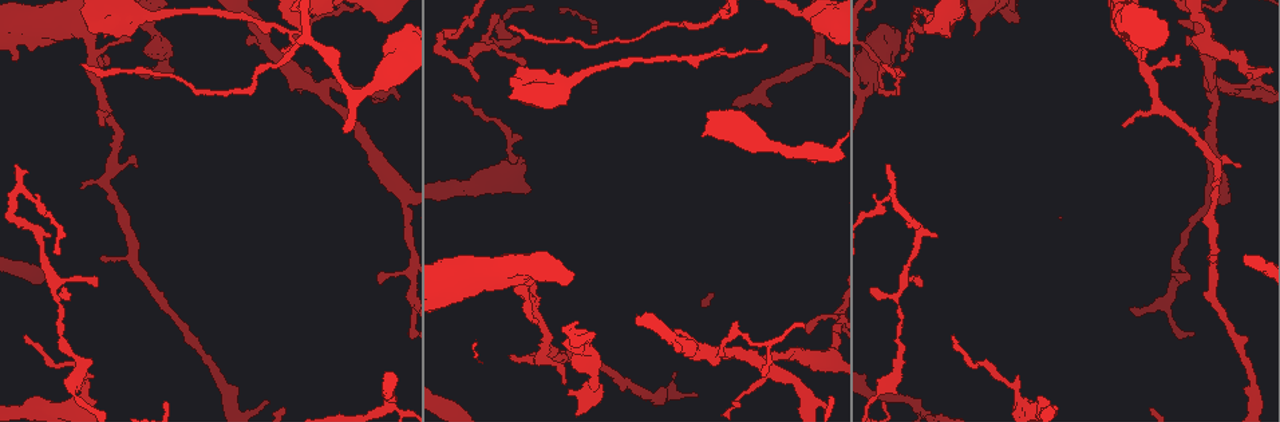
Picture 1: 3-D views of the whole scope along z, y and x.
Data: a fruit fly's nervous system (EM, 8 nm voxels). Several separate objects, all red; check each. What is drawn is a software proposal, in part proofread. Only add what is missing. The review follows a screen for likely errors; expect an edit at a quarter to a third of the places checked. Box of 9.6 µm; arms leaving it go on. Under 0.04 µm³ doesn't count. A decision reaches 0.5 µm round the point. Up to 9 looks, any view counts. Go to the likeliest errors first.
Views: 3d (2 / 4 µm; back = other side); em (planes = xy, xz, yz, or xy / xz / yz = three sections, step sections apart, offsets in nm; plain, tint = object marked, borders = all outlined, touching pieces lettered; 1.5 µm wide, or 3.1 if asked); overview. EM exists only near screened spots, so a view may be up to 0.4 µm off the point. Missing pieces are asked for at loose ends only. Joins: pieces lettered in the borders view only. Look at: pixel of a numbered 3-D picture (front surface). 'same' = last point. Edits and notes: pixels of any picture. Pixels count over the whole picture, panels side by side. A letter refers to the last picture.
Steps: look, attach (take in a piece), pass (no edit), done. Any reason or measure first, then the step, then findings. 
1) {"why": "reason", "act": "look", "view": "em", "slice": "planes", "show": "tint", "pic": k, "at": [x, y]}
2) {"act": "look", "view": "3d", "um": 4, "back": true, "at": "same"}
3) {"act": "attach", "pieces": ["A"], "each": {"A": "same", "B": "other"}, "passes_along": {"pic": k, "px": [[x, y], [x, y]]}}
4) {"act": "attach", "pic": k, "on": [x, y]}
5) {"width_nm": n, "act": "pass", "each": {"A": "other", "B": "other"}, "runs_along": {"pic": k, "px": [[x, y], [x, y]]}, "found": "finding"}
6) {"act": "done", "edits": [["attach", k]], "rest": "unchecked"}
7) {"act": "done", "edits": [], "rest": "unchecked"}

{"act": "look", "view": "em", "slice": "planes", "show": "borders", "pic": 1, "at": [267, 404]}

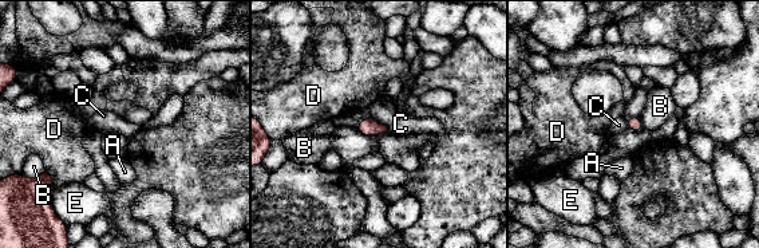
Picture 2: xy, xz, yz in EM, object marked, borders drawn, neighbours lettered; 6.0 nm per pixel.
{"act": "pass", "each": {"A": "other", "B": "other", "C": "other", "D": "other", "E": "other"}, "border": {"pic": 2, "px": [[370, 117], [366, 117], [355, 126]]}, "found": "none of them fits"}

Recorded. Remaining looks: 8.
{"why": "thin end", "act": "look", "view": "3d", "um": 4, "pic": 1, "at": [445, 31]}

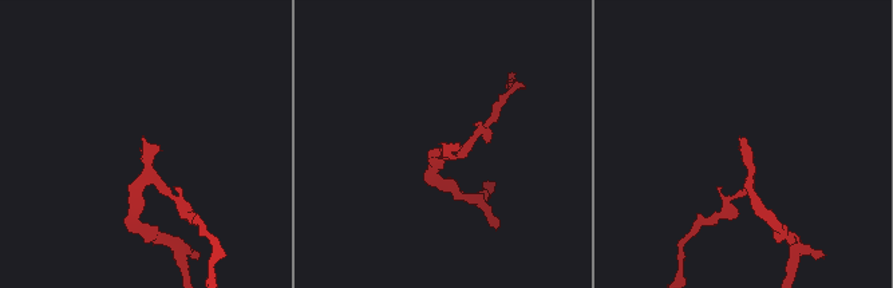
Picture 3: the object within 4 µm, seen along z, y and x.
{"act": "look", "view": "em", "slice": "xz", "step": 4, "show": "borders", "pic": 3, "at": [143, 136]}

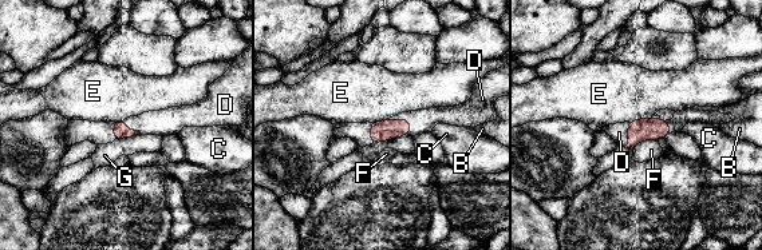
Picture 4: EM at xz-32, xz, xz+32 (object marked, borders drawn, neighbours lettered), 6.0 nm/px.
{"act": "attach", "pieces": ["D"], "each": {"B": "other", "C": "other", "D": "same", "E": "other", "F": "other", "G": "other"}, "passes_along": {"pic": 4, "px": [[383, 130], [403, 119], [423, 120]]}, "found": "it goes on there"}

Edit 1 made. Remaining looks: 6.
{"why": "an open end", "act": "look", "view": "3d", "um": 2, "pic": 1, "at": [916, 284]}

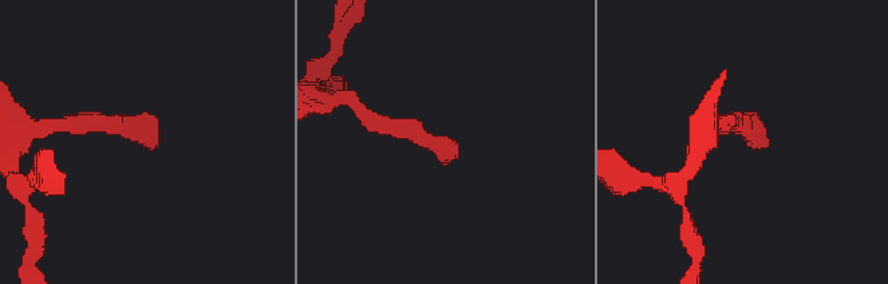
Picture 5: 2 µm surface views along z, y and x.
{"why": "need the tissue", "act": "look", "view": "em", "slice": "planes", "show": "borders", "pic": 5, "at": [454, 145]}

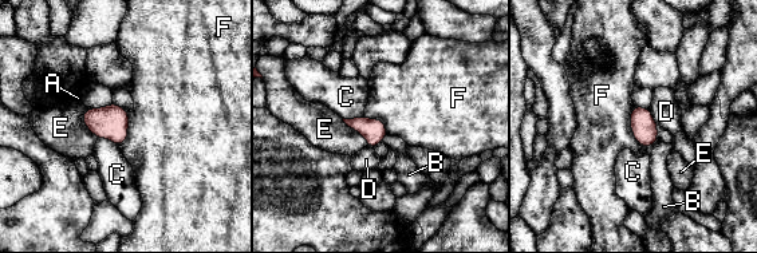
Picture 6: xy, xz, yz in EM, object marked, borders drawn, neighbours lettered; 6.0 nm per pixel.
{"longest_contact_nm": ["F", 260], "act": "pass", "each": {"A": "other", "B": "other", "C": "other", "D": "other", "E": "other", "F": "other"}, "border": {"pic": 6, "px": [[633, 106], [631, 134], [642, 146]]}, "found": "no lettered piece goes on from it"}

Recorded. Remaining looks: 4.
{"why": "branch stops here", "act": "look", "view": "em", "slice": "xz", "step": 8, "show": "borders", "pic": 1, "at": [809, 332]}

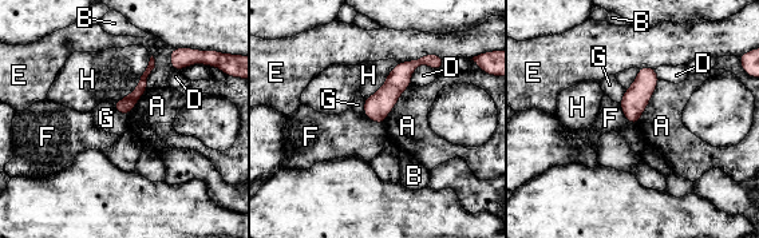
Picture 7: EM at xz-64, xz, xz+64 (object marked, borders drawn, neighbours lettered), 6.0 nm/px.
{"act": "pass", "each": {"A": "other", "B": "other", "D": "other", "E": "other", "F": "other", "G": "other", "H": "other"}, "runs_along": {"pic": 7, "px": [[430, 58], [415, 63], [367, 112]]}, "found": "no lettered piece goes on from it"}

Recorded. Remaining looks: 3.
{"act": "done", "edits": [["attach", 4]], "rest": "unchecked"}

